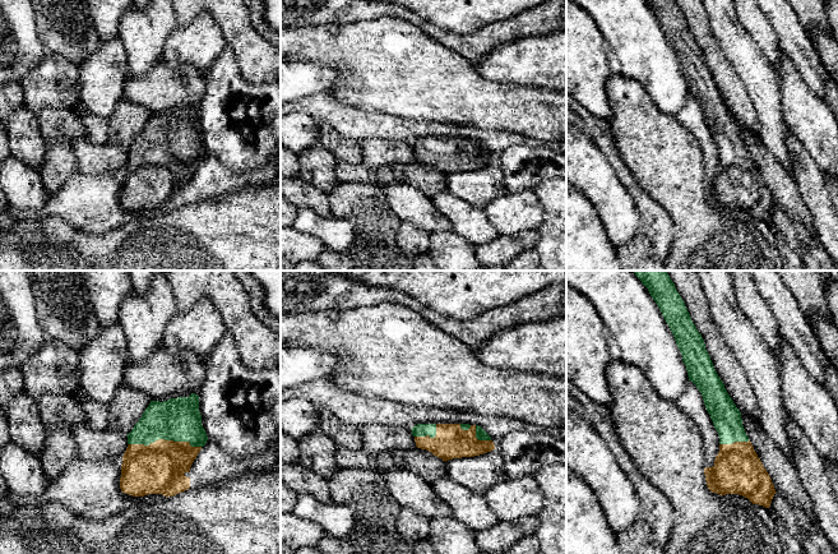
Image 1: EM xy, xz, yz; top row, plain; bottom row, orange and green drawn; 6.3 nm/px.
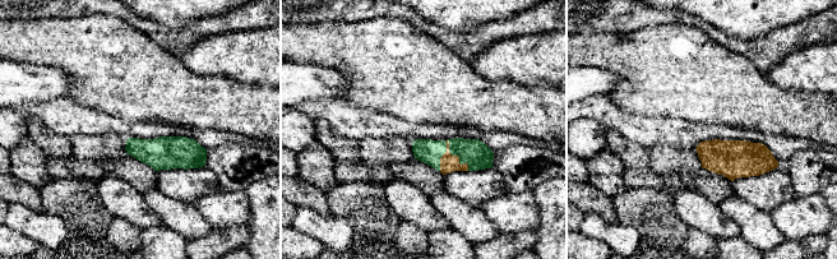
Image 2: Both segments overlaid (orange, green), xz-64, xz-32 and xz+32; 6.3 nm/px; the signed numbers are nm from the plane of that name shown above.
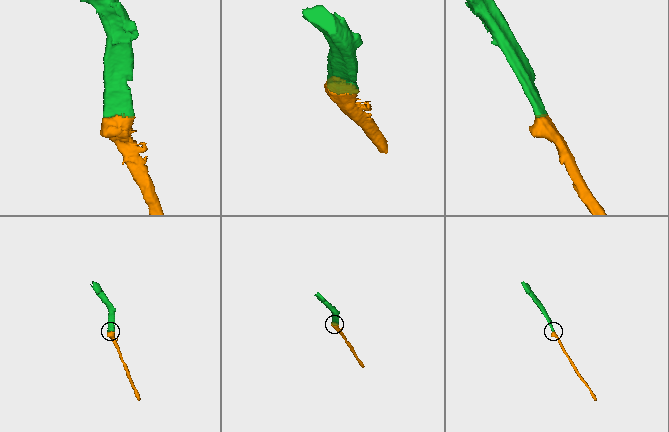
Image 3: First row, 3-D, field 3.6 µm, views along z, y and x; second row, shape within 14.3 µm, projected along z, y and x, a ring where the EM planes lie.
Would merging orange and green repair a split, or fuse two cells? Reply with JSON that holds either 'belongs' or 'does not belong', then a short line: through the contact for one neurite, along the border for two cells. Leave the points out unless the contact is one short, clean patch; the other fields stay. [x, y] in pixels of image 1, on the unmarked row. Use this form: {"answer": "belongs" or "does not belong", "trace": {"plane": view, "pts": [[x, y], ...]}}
{"answer": "belongs", "trace": {"plane": "xy", "pts": [[157, 183], [157, 170], [163, 153], [179, 133]]}}

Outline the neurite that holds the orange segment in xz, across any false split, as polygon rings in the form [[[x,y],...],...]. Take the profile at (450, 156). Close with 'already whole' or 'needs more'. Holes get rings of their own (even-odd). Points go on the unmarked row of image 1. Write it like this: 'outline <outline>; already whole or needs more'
outline [[[417,138],[411,144],[417,162],[426,163],[445,176],[495,163],[491,151],[478,139]]]; needs more

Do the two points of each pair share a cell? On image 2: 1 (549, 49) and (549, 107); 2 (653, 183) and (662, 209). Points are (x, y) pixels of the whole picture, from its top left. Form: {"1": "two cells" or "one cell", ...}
{"1": "two cells", "2": "two cells"}

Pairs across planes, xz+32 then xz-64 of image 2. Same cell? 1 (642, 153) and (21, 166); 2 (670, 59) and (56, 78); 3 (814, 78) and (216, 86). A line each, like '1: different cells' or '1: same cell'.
1: different cells
2: different cells
3: different cells

